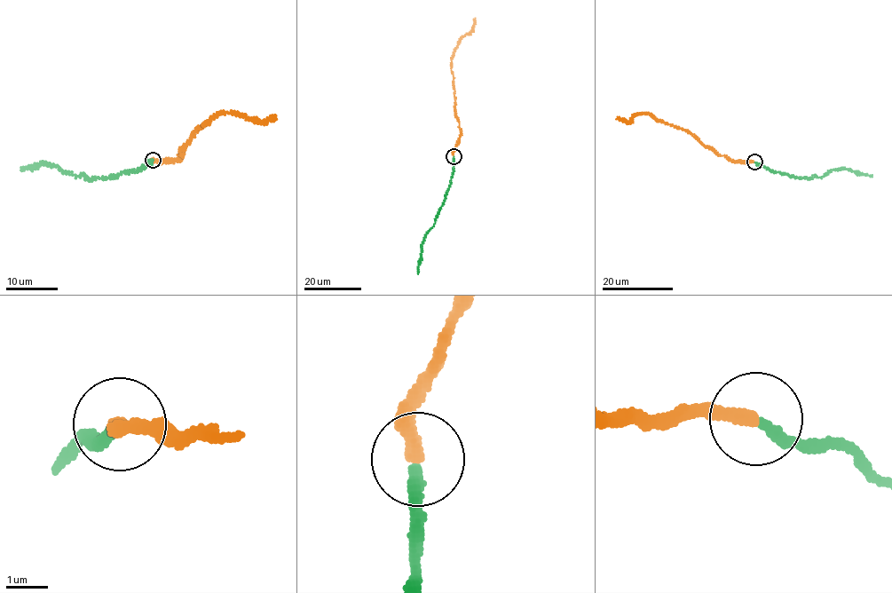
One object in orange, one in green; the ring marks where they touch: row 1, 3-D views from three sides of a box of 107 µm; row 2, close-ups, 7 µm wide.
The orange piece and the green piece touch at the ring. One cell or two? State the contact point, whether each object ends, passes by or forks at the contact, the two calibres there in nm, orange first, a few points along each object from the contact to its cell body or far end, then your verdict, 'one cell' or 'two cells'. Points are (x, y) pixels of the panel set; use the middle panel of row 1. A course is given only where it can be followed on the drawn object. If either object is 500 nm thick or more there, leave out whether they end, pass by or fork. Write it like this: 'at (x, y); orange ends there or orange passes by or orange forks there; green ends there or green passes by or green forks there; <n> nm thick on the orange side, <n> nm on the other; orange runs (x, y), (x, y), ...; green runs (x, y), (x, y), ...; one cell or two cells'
at (453, 156); orange ends there; green ends there; 340 nm thick on the orange side, 280 nm on the other; orange runs (453, 155), (461, 130), (455, 110), (451, 59), (463, 36), (471, 29), (475, 18); green runs (453, 156), (453, 171), (446, 195), (434, 225), (422, 243), (418, 274); one cell

